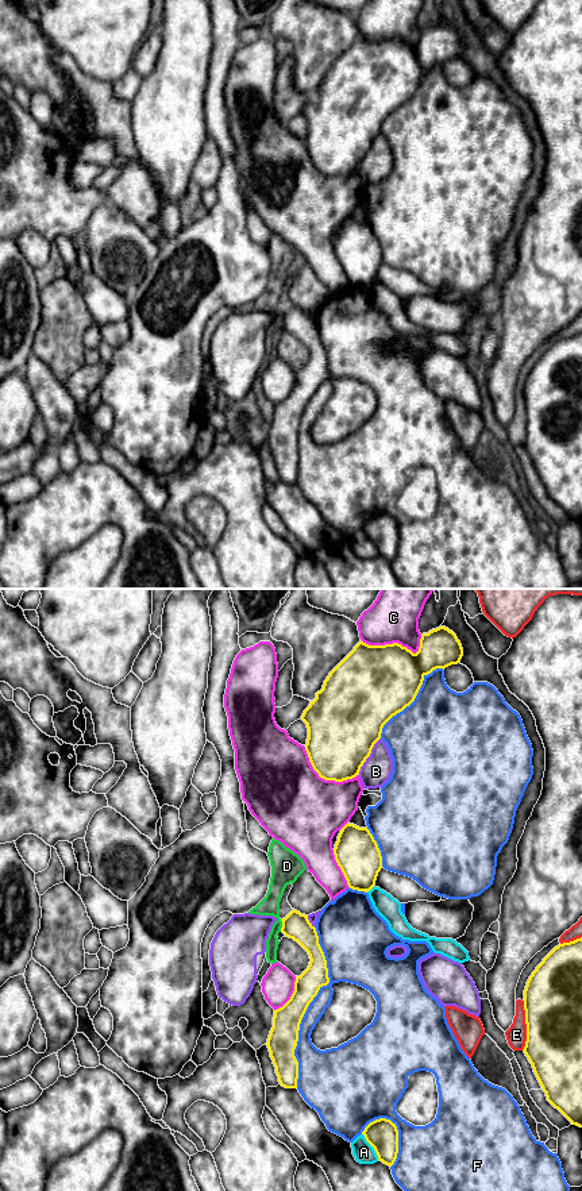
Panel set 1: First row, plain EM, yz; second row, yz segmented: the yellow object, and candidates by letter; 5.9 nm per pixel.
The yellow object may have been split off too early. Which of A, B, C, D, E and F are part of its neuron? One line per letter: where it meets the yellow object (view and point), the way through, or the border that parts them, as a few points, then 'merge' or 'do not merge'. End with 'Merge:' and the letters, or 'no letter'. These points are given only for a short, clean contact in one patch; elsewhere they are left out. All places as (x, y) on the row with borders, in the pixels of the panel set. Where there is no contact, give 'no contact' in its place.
A: meets yellow in yz at (372, 1145); do not merge
B: meets yellow in yz at (369, 755); do not merge
C: meets yellow in yz at (396, 643); do not merge
D: meets yellow in yz at (282, 925); border along yz (280, 920), (281, 931); do not merge
E: meets yellow in yz at (527, 1025); do not merge
F: meets yellow in yz at (308, 1005); do not merge
Merge: no letter

